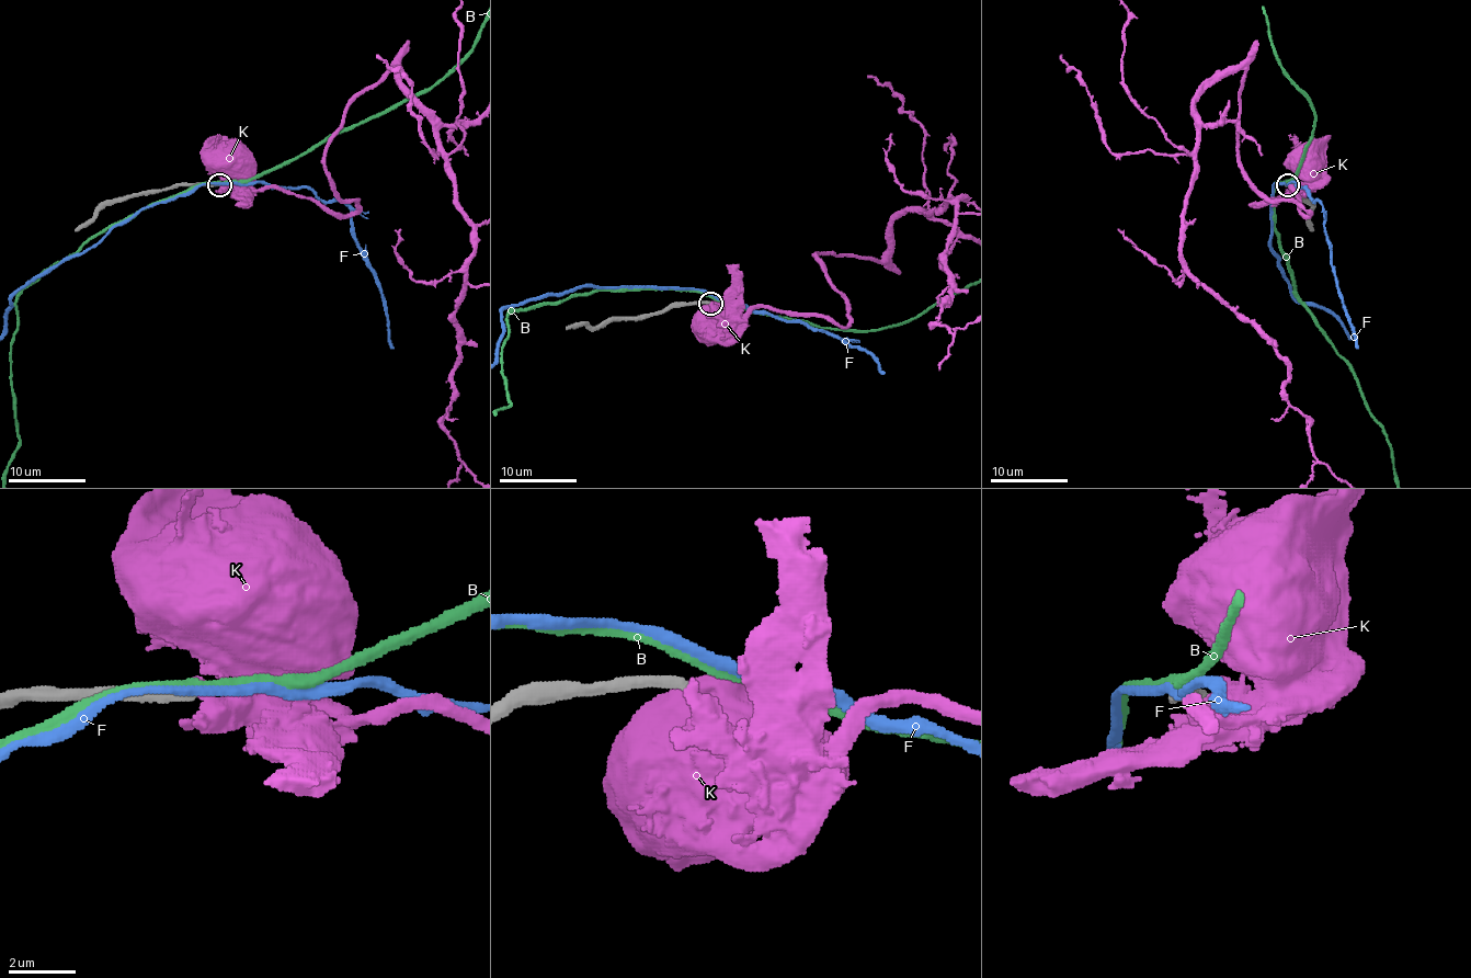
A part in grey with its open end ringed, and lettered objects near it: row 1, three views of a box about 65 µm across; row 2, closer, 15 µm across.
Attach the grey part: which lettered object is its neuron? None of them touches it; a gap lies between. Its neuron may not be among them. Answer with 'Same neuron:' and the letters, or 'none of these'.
Same neuron: none of these

